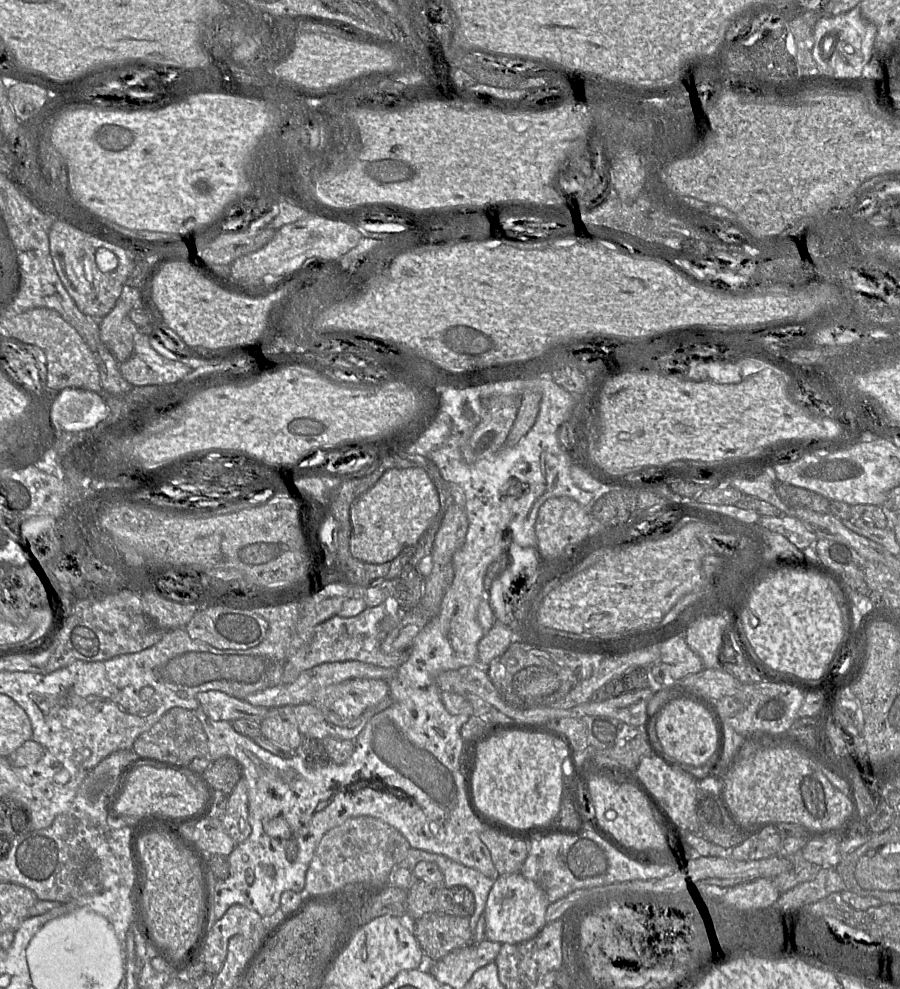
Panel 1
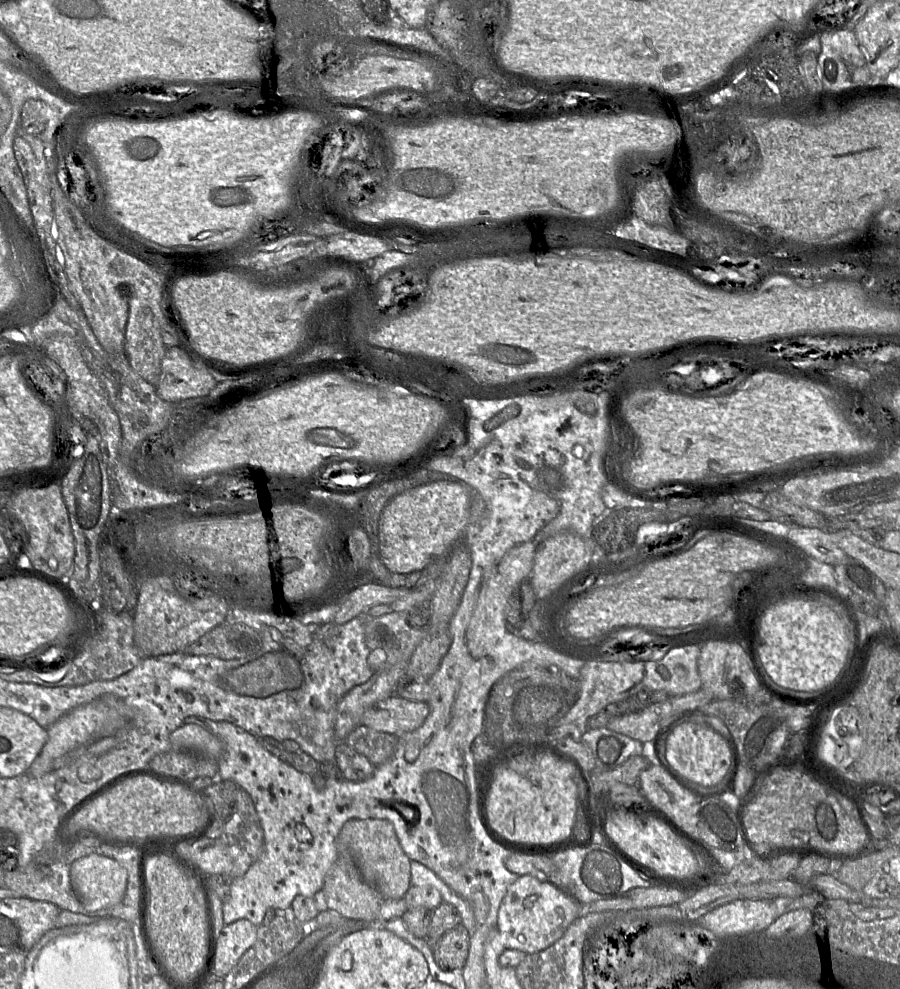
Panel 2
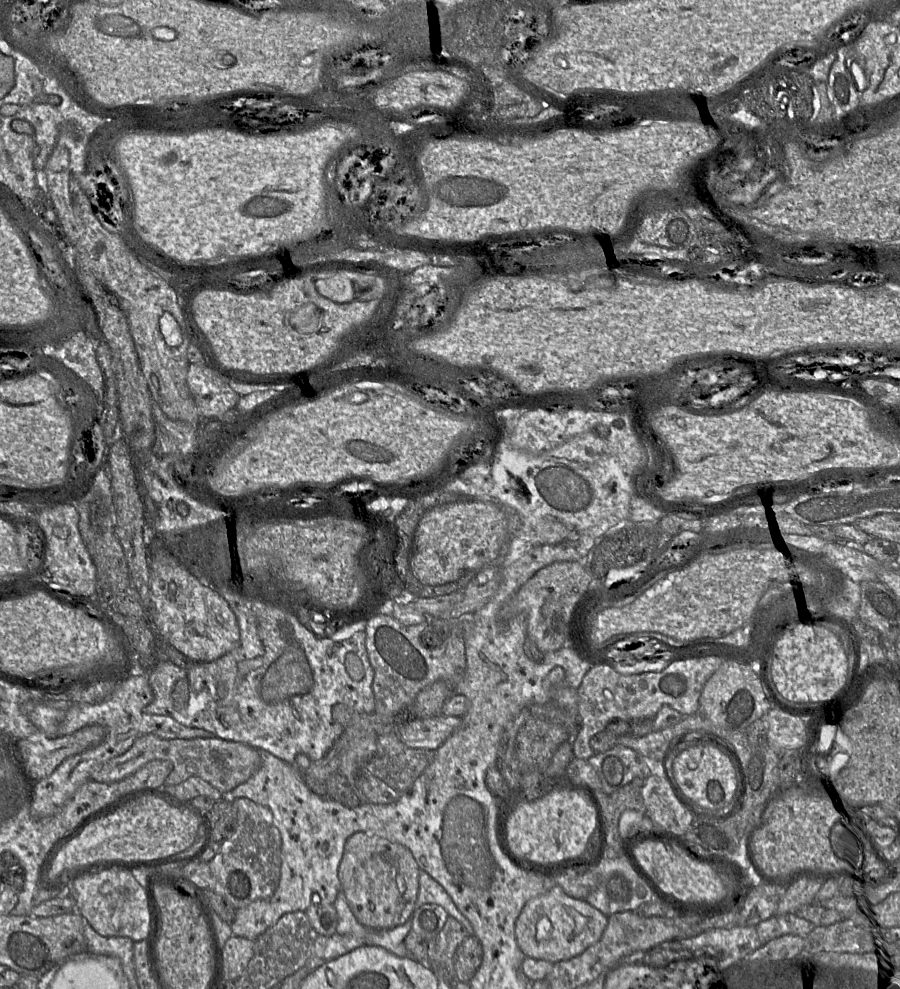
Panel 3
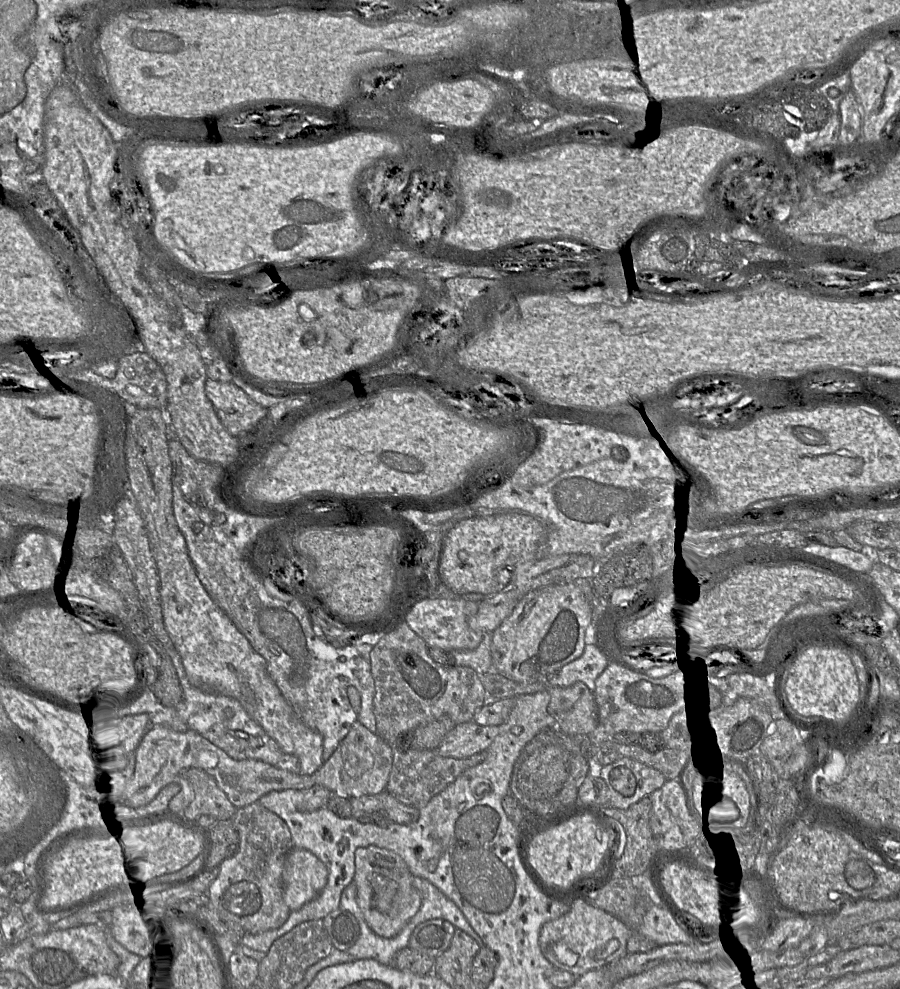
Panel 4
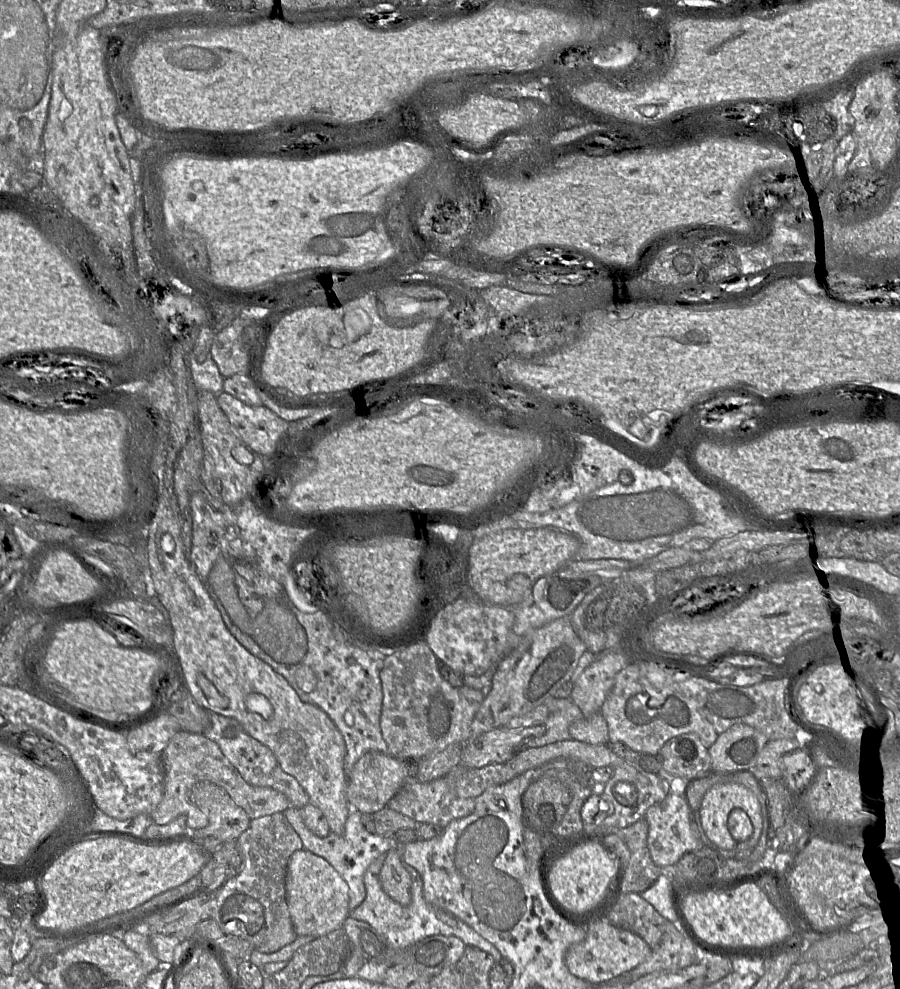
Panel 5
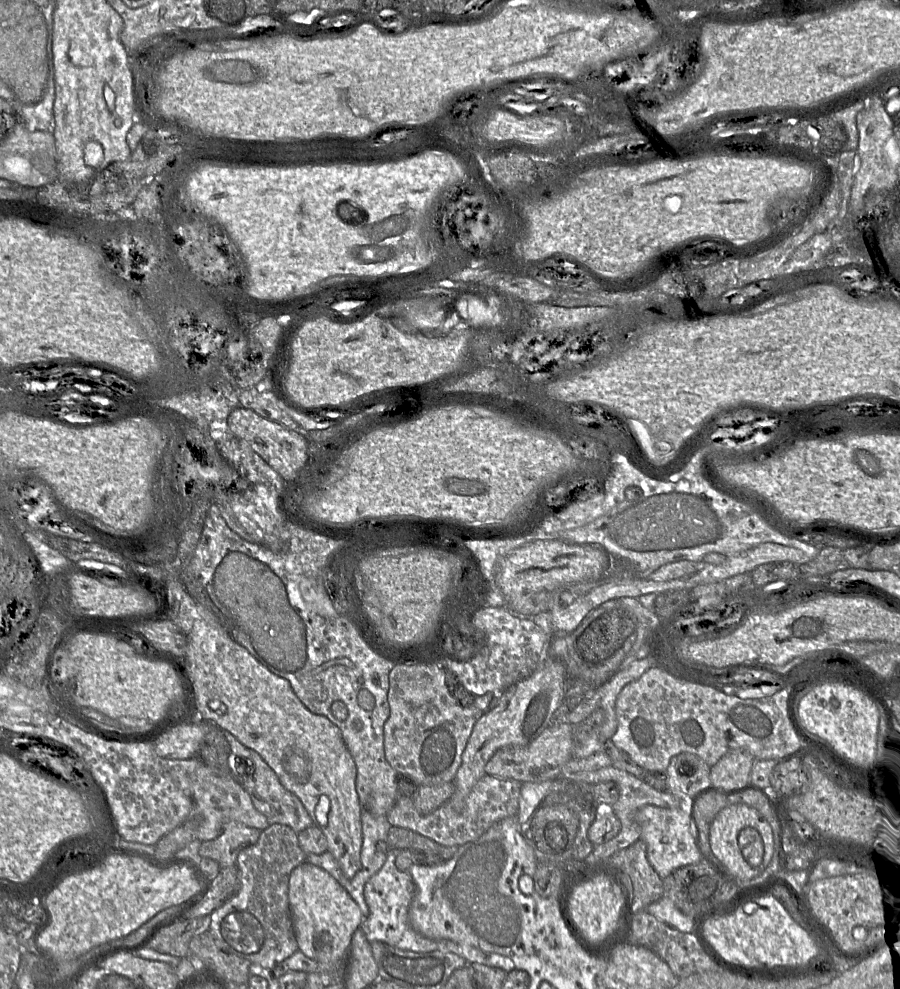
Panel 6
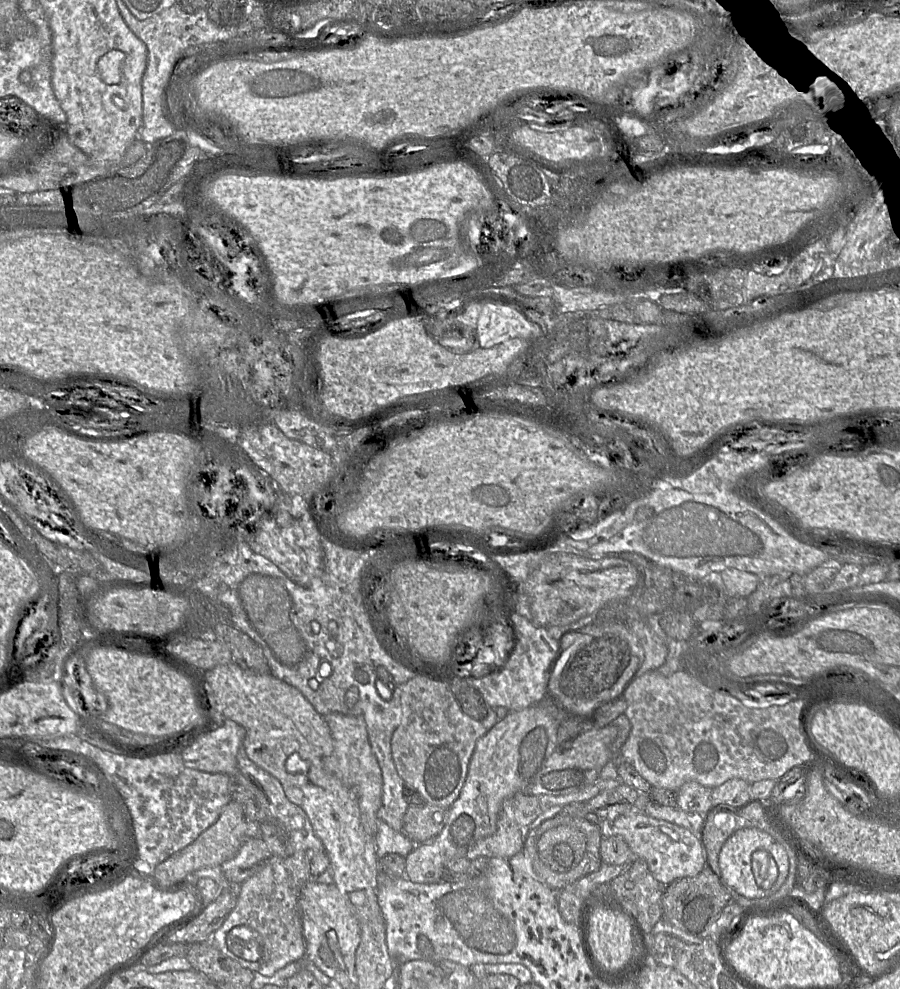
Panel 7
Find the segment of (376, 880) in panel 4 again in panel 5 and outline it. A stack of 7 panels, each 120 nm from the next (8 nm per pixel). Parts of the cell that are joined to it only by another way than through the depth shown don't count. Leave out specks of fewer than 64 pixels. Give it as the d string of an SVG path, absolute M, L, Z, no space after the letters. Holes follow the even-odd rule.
M398 850L387 852L379 880L383 890L392 900L402 906L407 906L412 899L412 883L403 862Z

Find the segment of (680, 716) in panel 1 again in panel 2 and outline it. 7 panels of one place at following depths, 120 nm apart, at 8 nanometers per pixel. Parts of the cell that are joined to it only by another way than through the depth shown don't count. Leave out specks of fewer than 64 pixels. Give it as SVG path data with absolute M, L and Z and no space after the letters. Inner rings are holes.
M686 721L677 726L662 747L665 763L681 778L683 785L698 794L719 795L732 774L732 758L723 737L705 723Z

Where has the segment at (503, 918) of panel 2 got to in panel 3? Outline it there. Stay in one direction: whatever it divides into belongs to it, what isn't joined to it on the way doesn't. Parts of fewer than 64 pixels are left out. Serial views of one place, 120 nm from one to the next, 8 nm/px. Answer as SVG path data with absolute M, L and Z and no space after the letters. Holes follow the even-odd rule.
M553 885L544 894L530 899L521 910L515 923L516 942L526 957L551 962L568 960L583 953L602 936L608 916L585 900L566 894Z

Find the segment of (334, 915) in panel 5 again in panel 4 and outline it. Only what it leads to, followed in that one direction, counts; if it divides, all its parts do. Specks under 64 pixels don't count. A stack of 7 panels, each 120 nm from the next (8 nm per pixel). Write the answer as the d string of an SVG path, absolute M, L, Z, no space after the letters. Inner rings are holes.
M293 848L283 871L284 901L290 912L315 899L327 880L328 870L320 859L308 850Z

